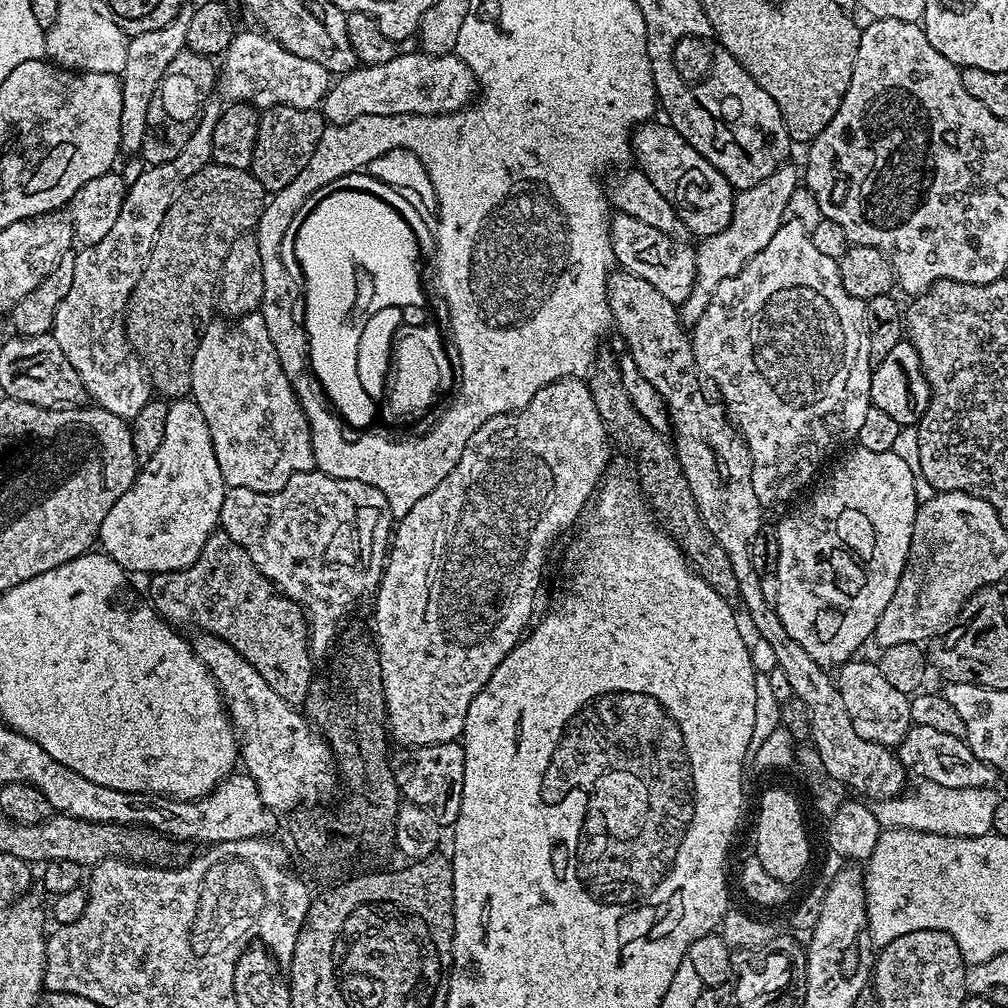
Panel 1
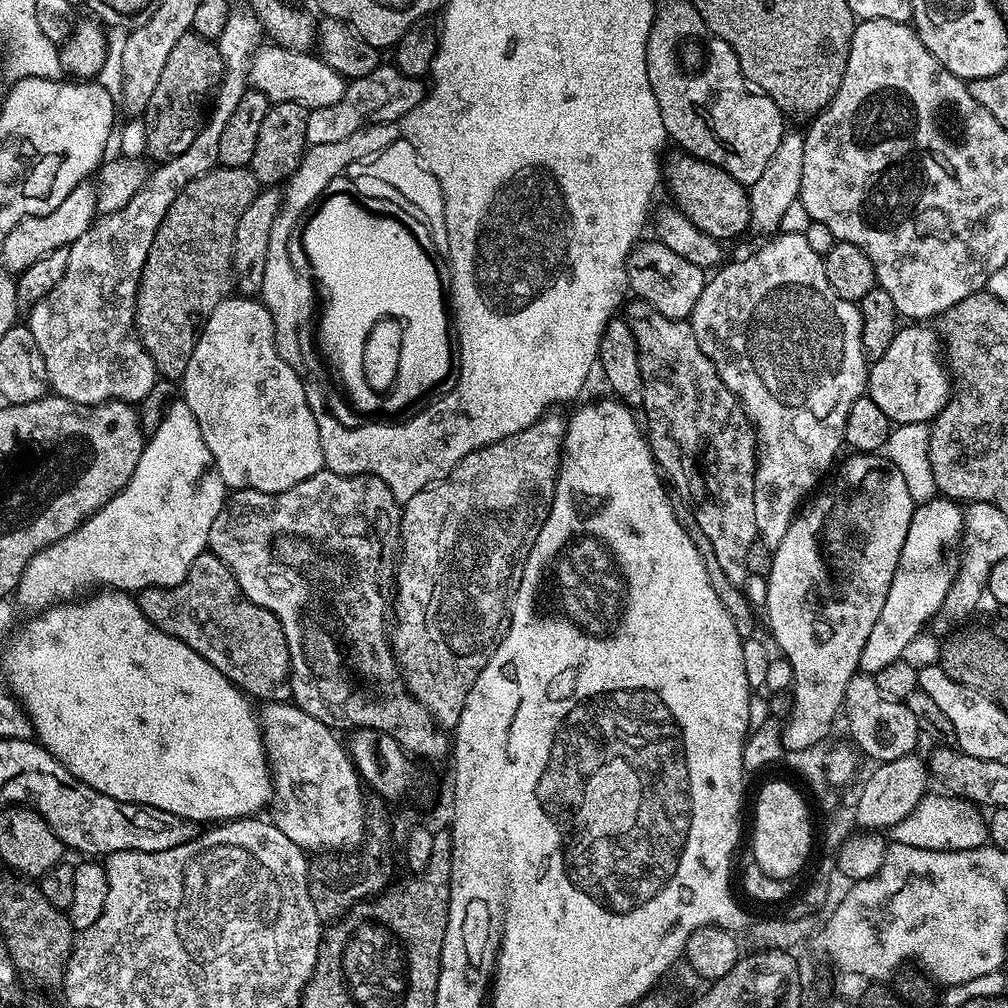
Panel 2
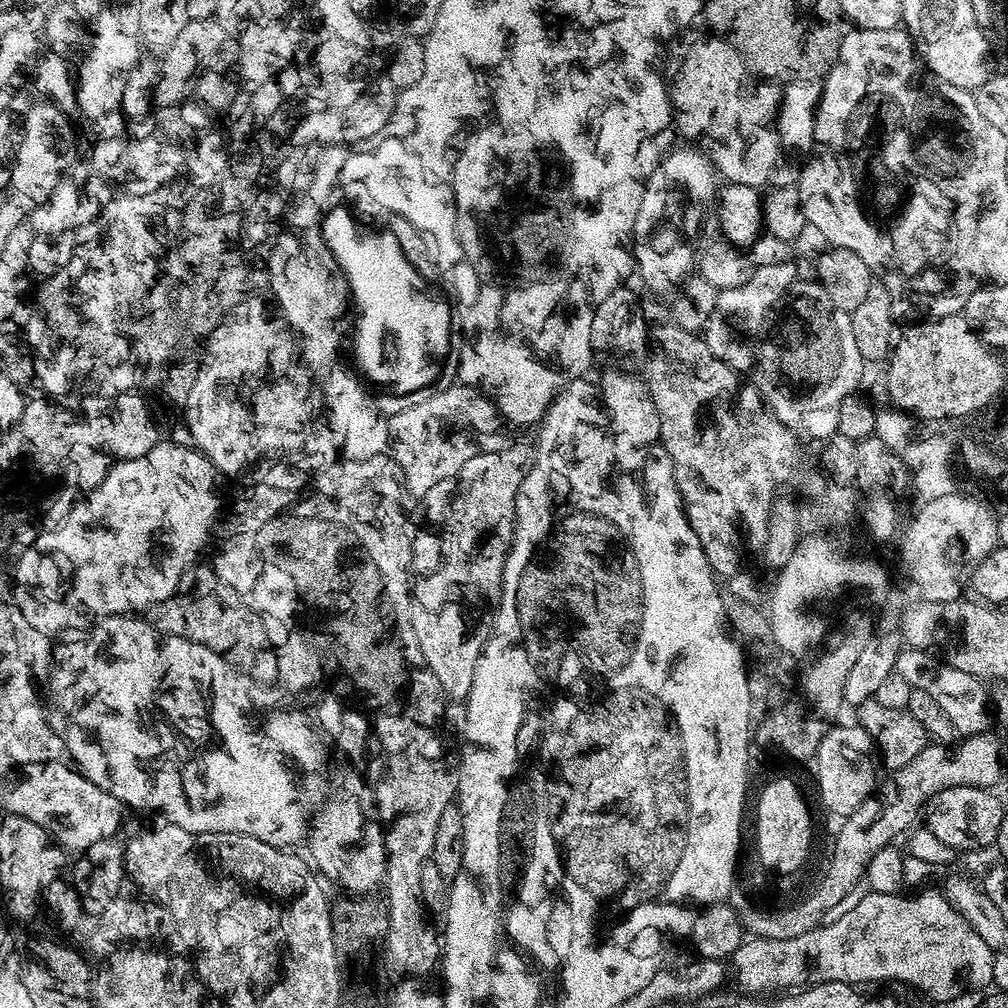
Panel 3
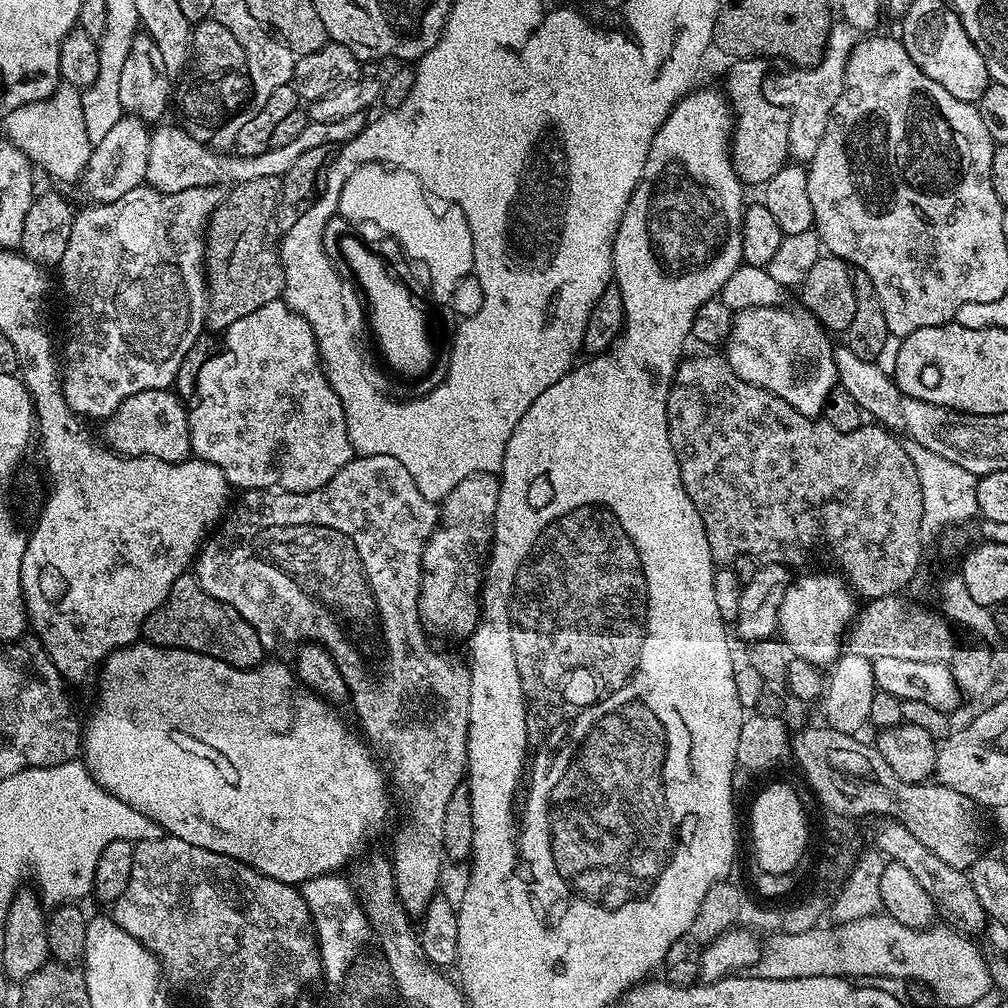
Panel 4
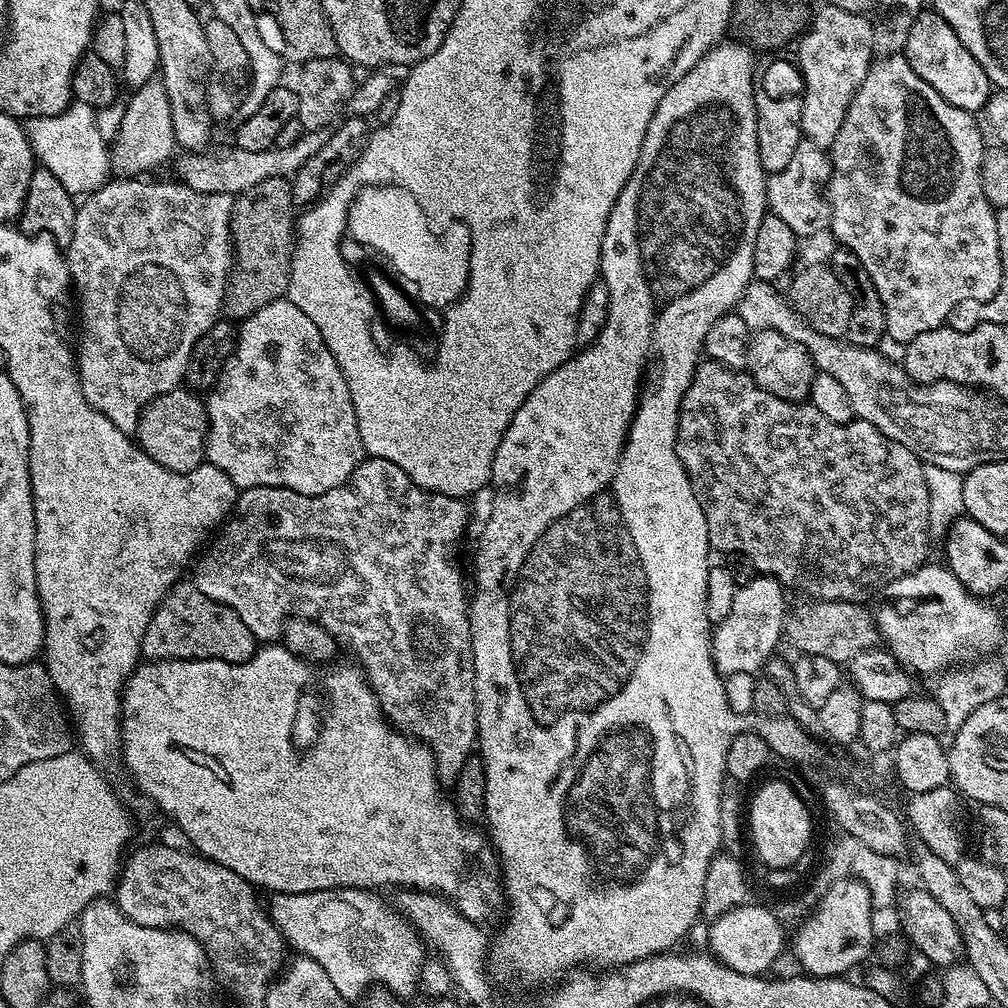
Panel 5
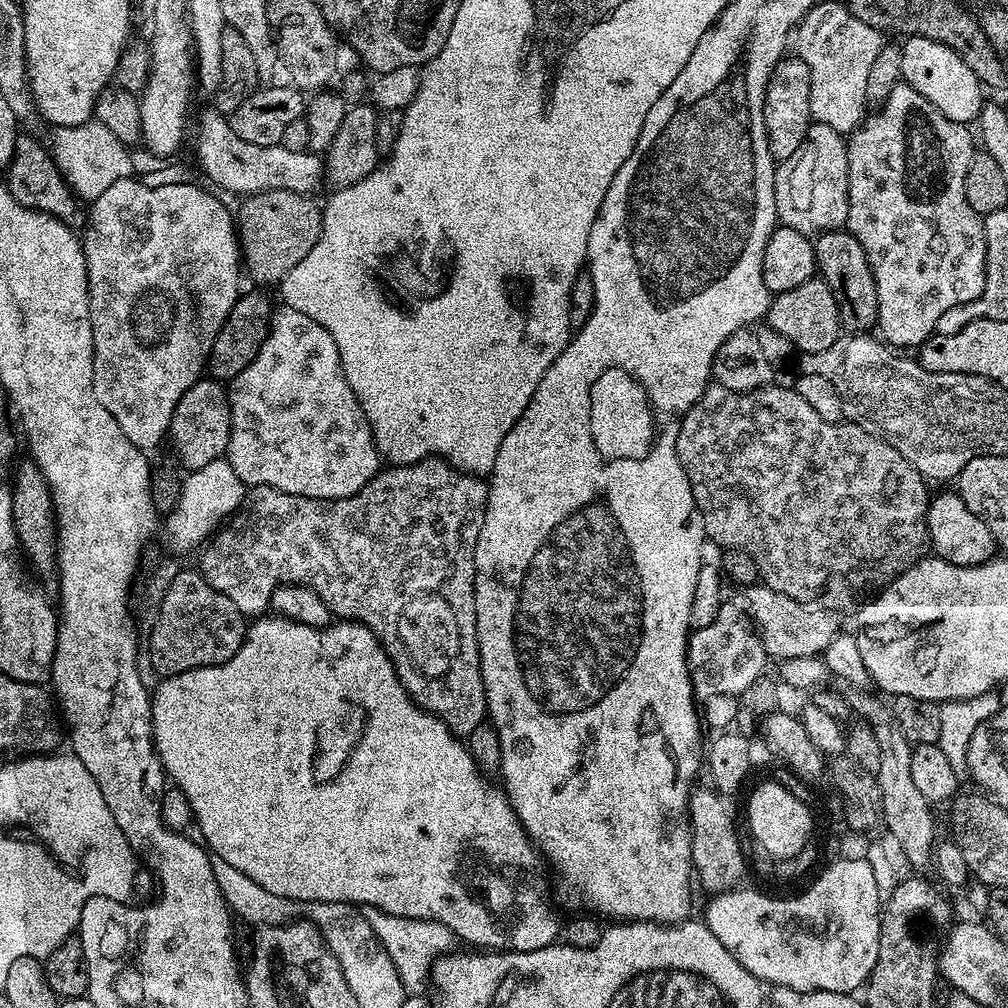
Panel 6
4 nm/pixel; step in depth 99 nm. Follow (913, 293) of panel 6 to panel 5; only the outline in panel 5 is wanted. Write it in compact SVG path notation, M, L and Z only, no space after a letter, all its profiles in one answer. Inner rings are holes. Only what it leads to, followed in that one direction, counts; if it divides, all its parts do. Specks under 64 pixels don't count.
M903 54L885 55L883 58L877 59L868 66L868 72L862 78L862 82L857 86L855 94L852 96L850 106L846 110L846 114L842 118L842 126L838 126L838 132L834 134L834 138L830 141L830 148L832 148L832 164L830 160L830 171L826 176L826 199L828 202L828 218L830 221L830 233L837 241L835 242L841 248L848 248L851 250L855 263L860 264L866 270L866 274L870 278L870 282L874 282L874 290L878 290L878 298L882 302L882 310L886 314L886 336L890 341L897 340L900 346L907 345L909 340L918 338L918 334L926 334L926 330L934 330L941 327L947 321L950 313L954 309L959 308L961 304L969 302L979 302L981 300L989 300L993 294L998 290L998 286L1002 282L1002 258L998 250L998 224L996 222L996 209L993 208L991 202L982 194L982 180L980 178L980 167L982 166L982 158L984 157L984 150L986 141L984 141L985 133L982 131L981 125L976 125L977 117L971 112L955 108L947 104L942 98L942 94L938 94L938 90L934 90L934 86L930 86L926 82L922 82L922 78L918 78L918 74L914 74L914 70L910 66L908 57Z

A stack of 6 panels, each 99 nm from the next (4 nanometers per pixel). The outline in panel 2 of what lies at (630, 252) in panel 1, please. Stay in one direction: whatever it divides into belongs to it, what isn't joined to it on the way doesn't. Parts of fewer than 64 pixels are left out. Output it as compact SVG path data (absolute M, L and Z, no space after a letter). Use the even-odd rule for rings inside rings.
M657 238L641 239L628 255L629 289L645 304L658 310L658 314L666 314L666 318L688 320L694 306L698 306L698 298L702 298L705 283L705 269L688 262Z

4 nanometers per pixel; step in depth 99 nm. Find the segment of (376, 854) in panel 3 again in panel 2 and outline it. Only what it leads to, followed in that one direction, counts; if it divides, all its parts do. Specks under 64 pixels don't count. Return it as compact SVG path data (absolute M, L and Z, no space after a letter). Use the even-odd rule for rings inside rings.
M291 702L265 703L258 715L264 733L264 750L272 769L274 800L277 805L280 803L280 809L274 815L278 830L308 854L332 854L340 847L347 850L359 848L366 835L366 788L352 764L345 741L339 740L336 737L339 735L318 722L318 718L310 718L310 714Z

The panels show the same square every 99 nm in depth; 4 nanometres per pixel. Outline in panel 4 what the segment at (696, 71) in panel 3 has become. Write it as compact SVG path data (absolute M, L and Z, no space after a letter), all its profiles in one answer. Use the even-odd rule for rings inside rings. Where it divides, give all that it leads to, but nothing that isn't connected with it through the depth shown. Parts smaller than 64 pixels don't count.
M740 58L733 64L736 65L729 70L722 85L734 117L734 127L730 133L732 168L745 185L762 186L789 163L788 110L783 103L775 104L764 97L764 75L767 74L768 68L763 59Z

